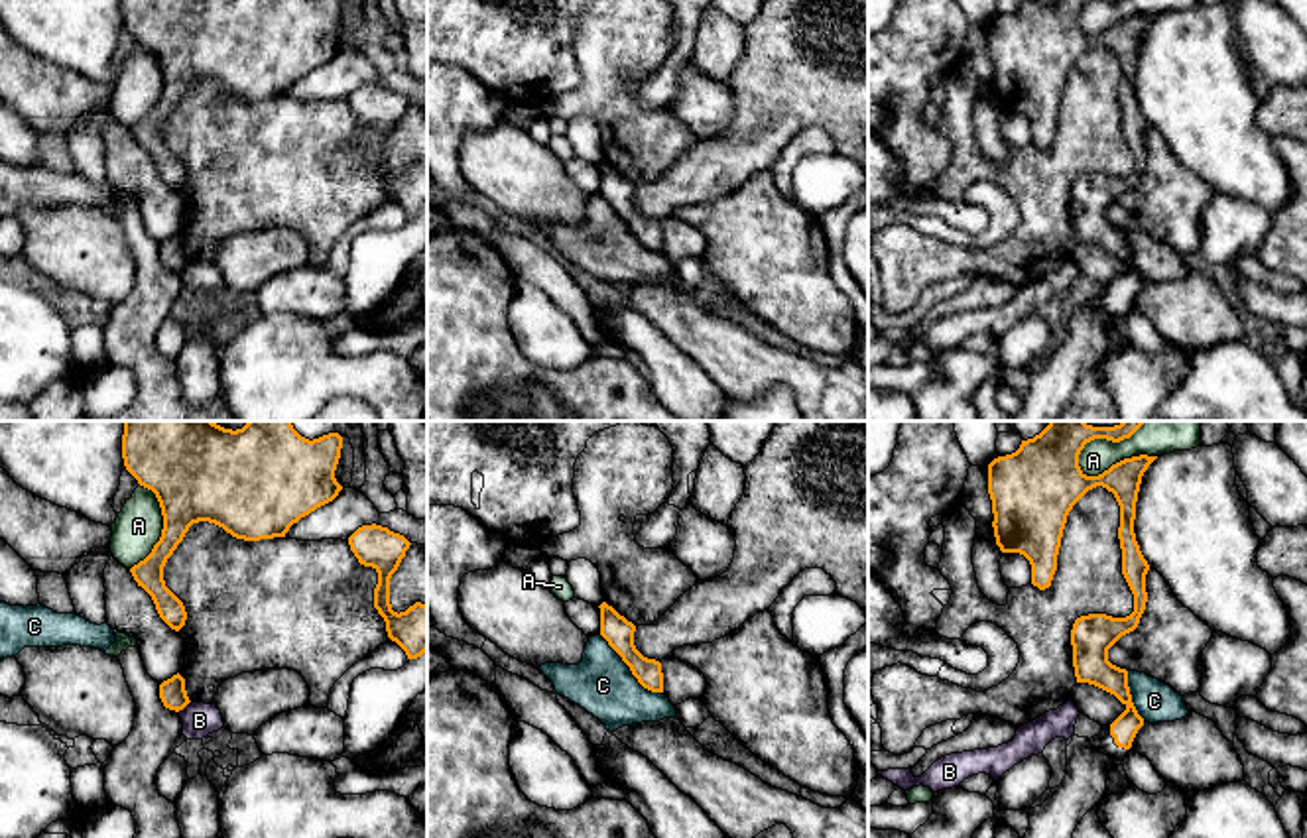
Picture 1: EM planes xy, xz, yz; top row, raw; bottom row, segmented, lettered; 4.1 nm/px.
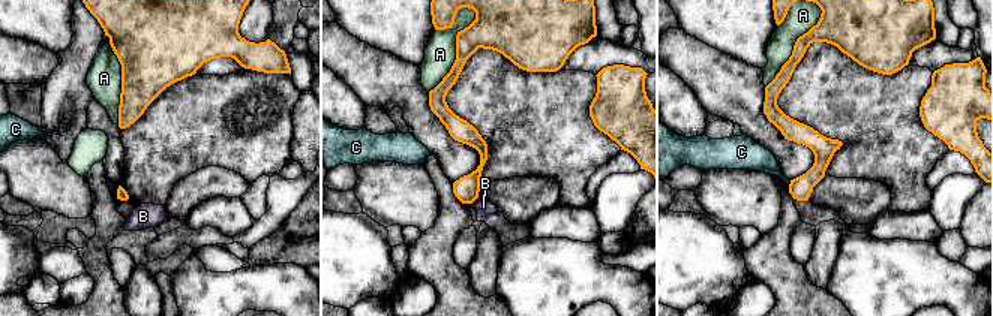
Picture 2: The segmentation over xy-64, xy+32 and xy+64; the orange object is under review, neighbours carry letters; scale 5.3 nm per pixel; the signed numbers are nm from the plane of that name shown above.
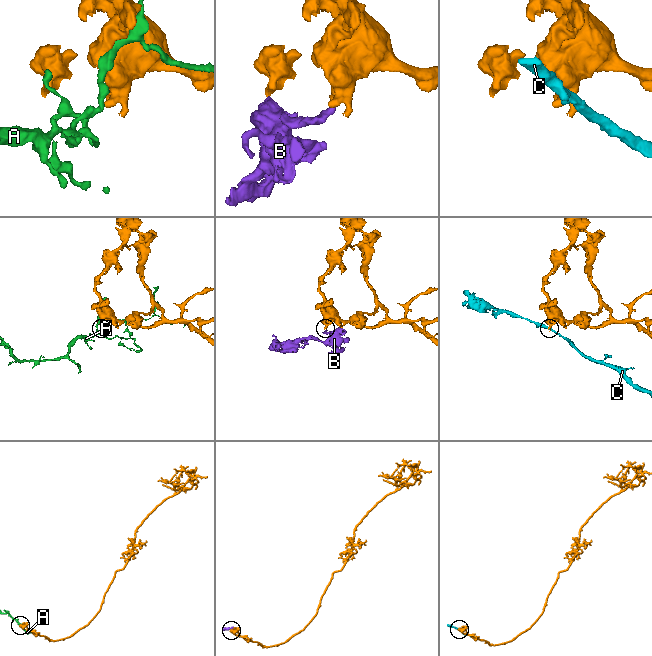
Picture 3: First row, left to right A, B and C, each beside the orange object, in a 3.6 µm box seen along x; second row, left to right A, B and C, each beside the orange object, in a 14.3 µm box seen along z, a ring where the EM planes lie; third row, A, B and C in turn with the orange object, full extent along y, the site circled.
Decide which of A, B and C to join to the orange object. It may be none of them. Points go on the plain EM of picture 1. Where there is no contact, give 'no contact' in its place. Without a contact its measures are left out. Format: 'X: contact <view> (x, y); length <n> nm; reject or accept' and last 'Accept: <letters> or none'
A: contact yz (1117, 22); length 340 nm; reject
B: contact xy (184, 266); length 70 nm; reject
C: contact xz (630, 229); length 360 nm; reject
Accept: none

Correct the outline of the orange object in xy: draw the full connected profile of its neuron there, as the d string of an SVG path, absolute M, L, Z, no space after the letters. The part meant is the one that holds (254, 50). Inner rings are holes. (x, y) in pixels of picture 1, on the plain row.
M122 0L126 30L156 53L163 75L159 100L130 128L159 177L175 191L185 185L185 165L165 146L163 126L193 83L215 83L244 100L285 96L293 83L342 49L335 37L341 8L342 0Z

